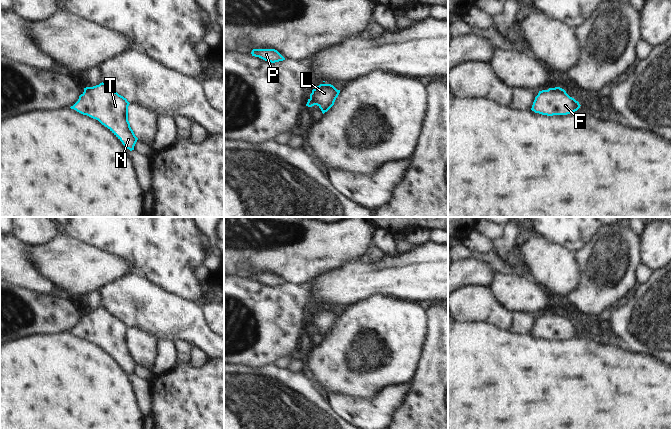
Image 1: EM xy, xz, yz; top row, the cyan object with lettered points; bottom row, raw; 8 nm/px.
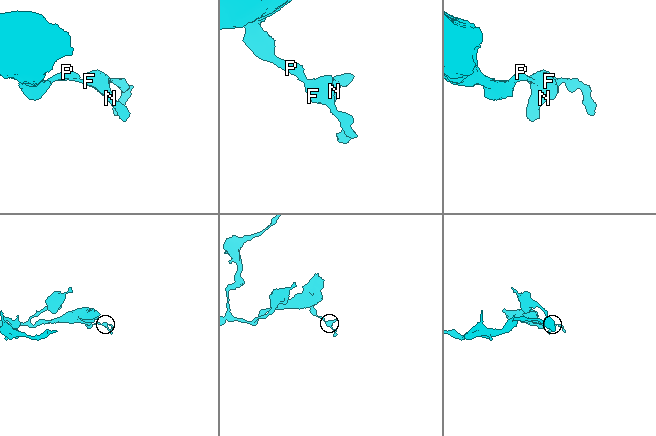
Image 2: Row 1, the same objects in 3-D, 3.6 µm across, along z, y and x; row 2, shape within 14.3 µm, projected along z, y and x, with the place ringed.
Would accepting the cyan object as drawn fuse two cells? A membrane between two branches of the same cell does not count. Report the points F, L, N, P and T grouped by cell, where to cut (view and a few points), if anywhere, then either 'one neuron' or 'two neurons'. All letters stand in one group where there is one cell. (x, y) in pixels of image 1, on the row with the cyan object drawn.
F L N P T; no cut; one neuron

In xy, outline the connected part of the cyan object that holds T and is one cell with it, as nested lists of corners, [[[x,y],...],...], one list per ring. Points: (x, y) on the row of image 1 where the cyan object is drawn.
[[[105,83],[84,88],[71,109],[98,120],[130,151],[138,140],[128,121],[129,102]]]

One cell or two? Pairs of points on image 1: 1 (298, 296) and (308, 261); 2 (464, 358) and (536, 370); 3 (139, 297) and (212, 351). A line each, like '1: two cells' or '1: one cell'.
1: two cells
2: one cell
3: one cell

